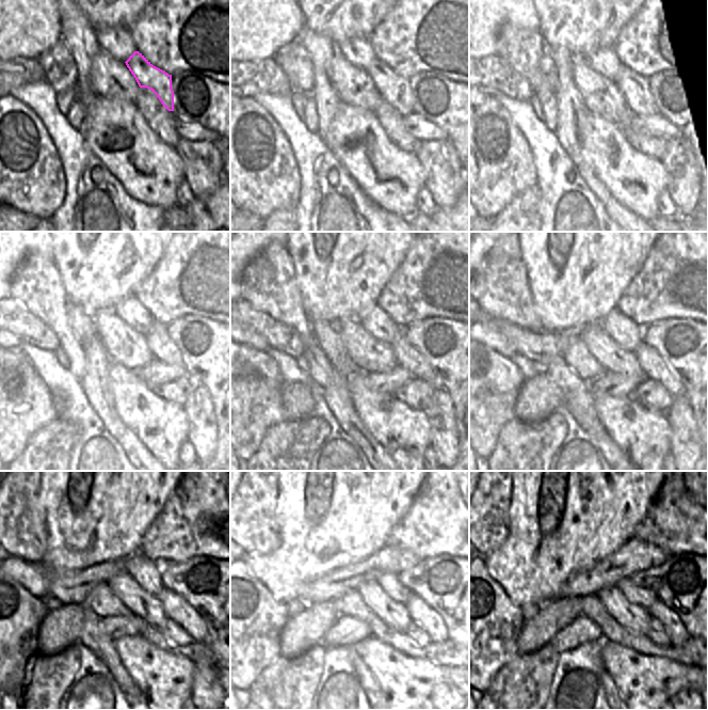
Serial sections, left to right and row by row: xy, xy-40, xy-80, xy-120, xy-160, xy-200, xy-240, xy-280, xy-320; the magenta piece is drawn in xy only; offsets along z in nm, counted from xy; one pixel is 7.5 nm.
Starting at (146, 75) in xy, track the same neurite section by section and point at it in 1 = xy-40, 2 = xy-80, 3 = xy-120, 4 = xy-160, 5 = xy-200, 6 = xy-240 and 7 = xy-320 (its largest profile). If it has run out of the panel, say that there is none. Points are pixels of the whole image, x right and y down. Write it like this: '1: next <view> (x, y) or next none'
1: next xy-40 (395, 90)
2: next xy-80 (636, 91)
3: next xy-120 (159, 341)
4: next xy-160 (408, 358)
5: next xy-200 (654, 367)
6: next xy-240 (176, 608)
7: next xy-320 (659, 611)

